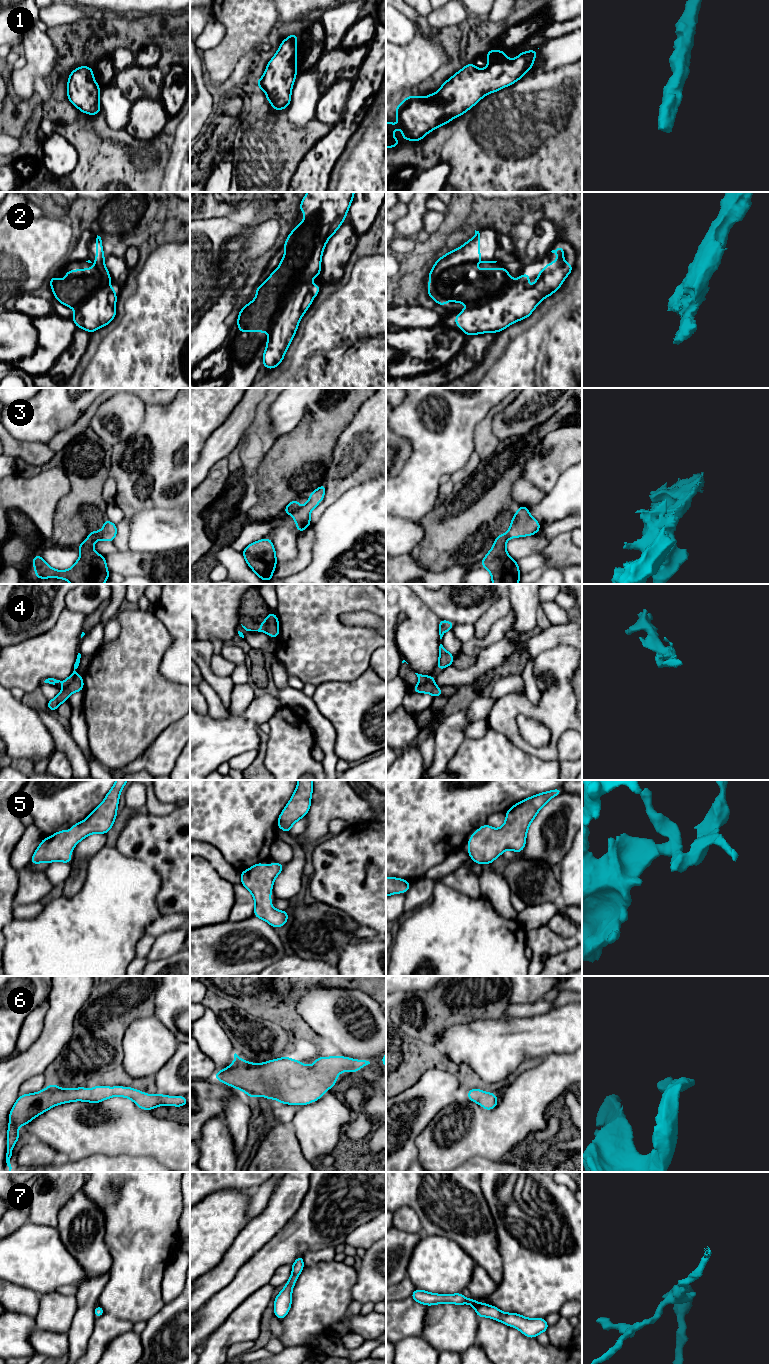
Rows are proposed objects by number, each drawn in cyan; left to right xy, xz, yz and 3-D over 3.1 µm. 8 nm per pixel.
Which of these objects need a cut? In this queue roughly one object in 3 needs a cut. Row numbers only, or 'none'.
2, 3, 4

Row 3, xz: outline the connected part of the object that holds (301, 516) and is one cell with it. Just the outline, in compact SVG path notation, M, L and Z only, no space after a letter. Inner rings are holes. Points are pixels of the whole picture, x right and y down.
M322 484L319 488L311 492L308 502L303 507L298 508L292 513L298 533L301 533L311 525L310 512L324 499L325 491L326 484Z

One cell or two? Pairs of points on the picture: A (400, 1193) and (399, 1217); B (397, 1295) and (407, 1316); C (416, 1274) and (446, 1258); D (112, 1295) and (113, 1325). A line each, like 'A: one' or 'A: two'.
A: two
B: two
C: one
D: two

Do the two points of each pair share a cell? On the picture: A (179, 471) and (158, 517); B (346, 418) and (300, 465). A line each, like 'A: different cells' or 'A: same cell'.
A: different cells
B: same cell

